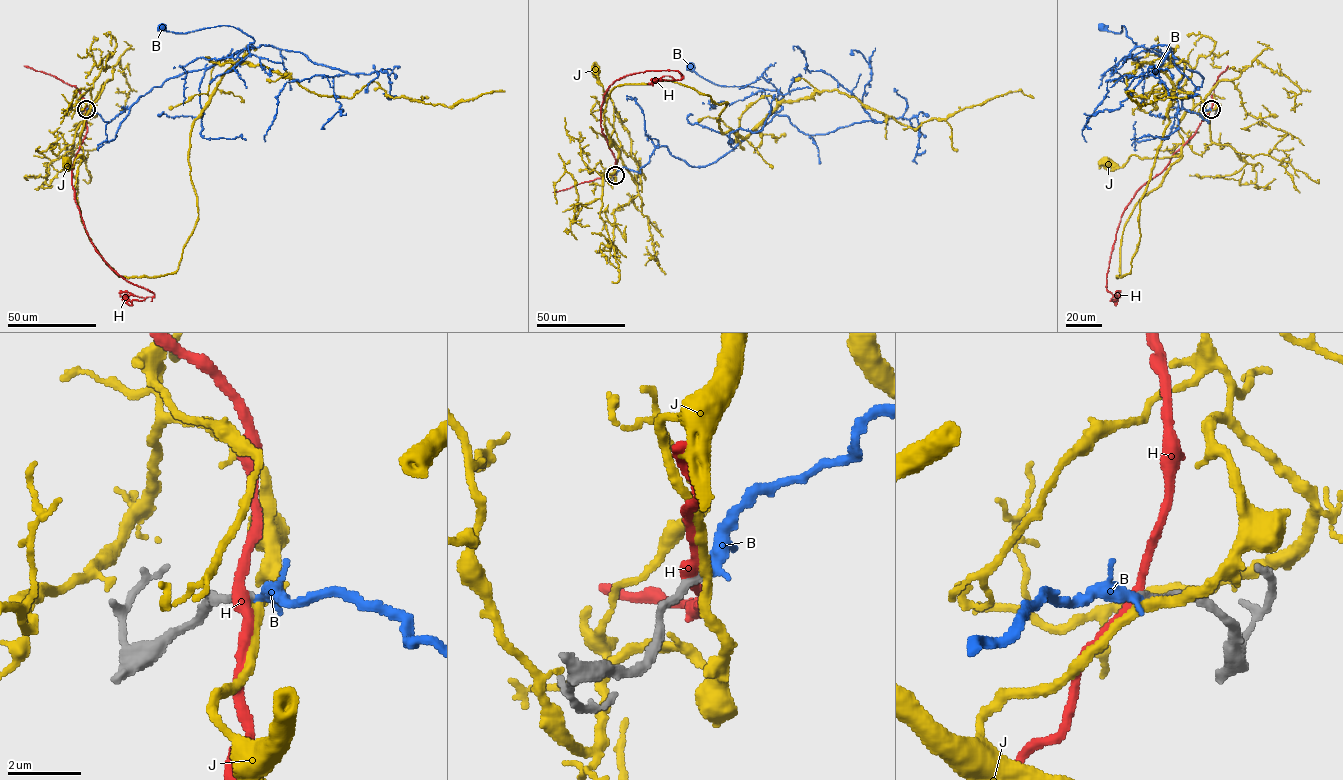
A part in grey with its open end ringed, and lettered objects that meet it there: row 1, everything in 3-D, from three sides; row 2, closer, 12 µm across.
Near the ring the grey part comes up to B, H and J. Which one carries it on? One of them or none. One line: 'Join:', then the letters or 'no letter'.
Join: B

